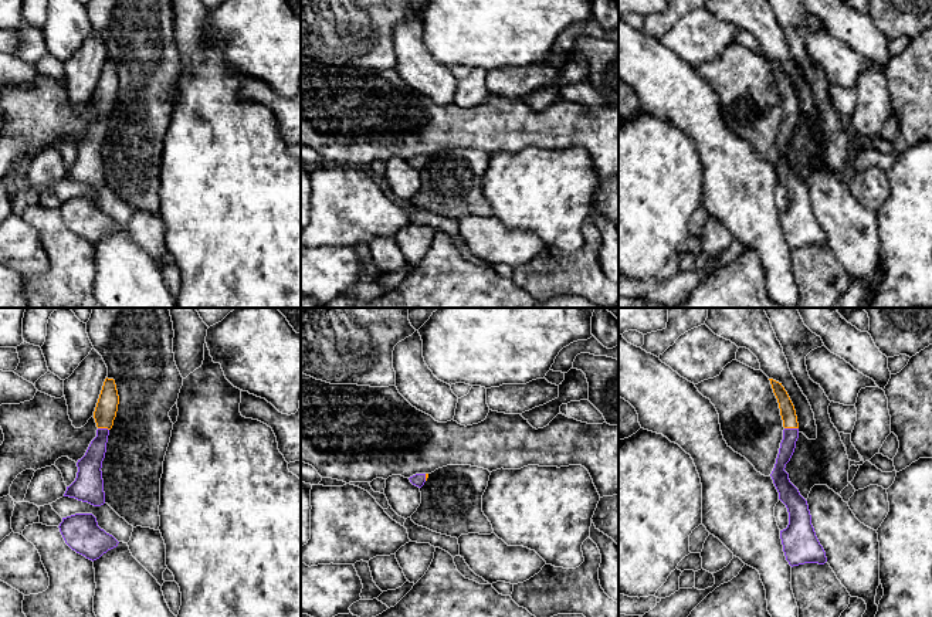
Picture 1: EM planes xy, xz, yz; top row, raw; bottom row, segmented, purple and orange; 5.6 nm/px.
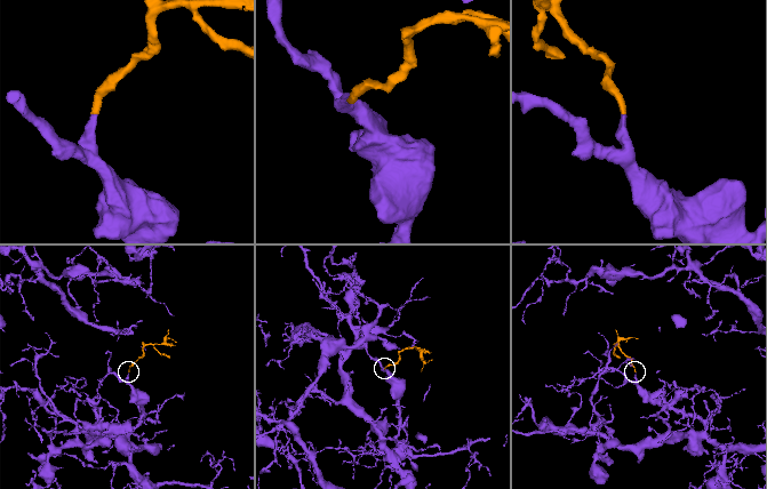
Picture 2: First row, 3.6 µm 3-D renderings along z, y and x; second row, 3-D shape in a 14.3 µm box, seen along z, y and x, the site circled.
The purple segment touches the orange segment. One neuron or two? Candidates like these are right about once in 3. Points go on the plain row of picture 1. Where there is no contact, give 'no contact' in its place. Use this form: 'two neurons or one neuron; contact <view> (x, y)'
one neuron; contact yz (792, 111)

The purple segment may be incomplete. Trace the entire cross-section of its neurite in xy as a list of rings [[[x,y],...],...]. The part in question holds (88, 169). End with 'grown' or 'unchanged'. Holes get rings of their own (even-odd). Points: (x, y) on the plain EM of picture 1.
[[[105,61],[94,101],[96,105],[96,119],[91,123],[85,138],[78,142],[77,160],[67,169],[64,179],[75,180],[88,184],[94,189],[105,186],[102,143],[106,135],[109,112],[113,108],[119,87],[119,78],[113,61]]] | grown

